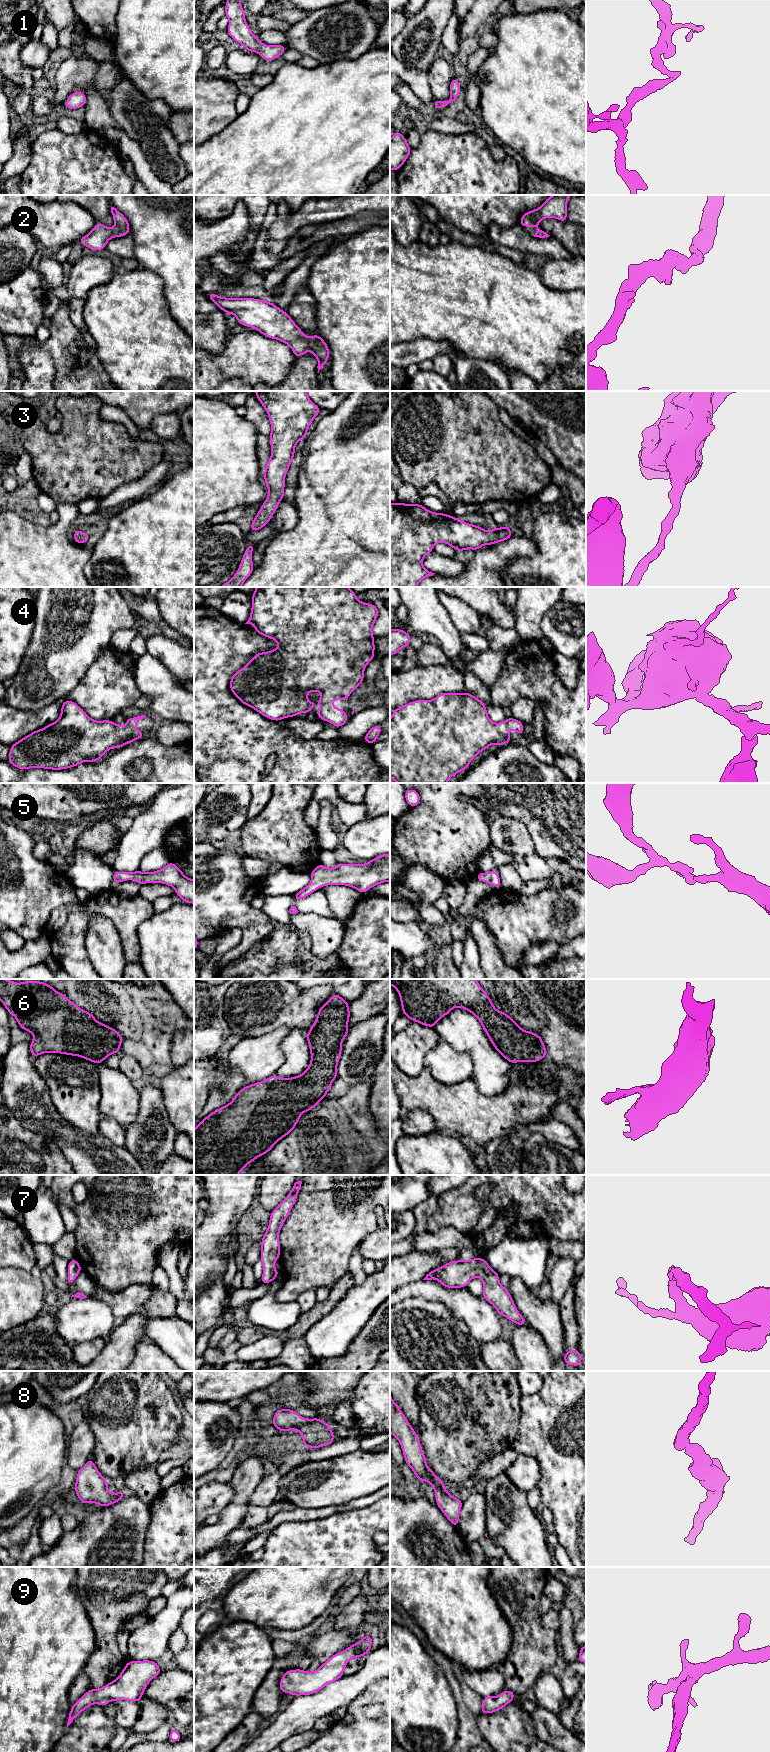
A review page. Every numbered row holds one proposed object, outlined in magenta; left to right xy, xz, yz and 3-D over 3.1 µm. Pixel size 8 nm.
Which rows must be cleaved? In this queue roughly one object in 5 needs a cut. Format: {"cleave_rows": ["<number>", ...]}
{"cleave_rows": []}

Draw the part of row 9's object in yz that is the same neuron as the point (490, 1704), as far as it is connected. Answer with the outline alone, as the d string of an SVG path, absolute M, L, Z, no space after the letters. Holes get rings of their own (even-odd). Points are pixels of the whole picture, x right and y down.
M505 1689L498 1696L487 1696L482 1699L481 1712L491 1714L502 1710L508 1703L511 1703L515 1697L515 1693Z

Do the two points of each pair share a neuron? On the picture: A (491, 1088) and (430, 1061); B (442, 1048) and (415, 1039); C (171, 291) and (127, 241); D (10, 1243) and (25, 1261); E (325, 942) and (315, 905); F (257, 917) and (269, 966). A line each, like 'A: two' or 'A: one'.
A: two
B: two
C: two
D: one
E: two
F: two

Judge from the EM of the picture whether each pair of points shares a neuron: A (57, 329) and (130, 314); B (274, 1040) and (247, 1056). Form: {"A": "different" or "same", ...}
{"A": "different", "B": "same"}

